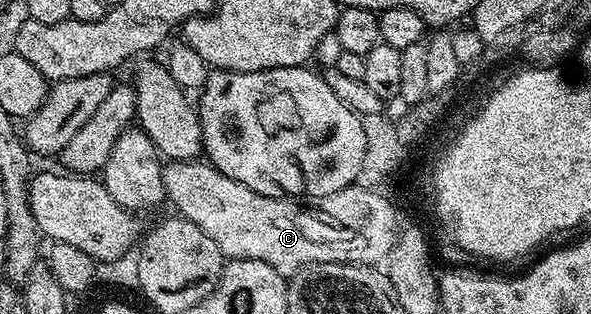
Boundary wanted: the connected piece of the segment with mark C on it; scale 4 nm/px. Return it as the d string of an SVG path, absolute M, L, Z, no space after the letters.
M207 162L165 163L162 182L167 203L214 238L225 258L266 262L285 278L295 276L309 264L346 264L346 244L342 244L340 230L324 218L319 207L303 208L292 198L259 196Z

